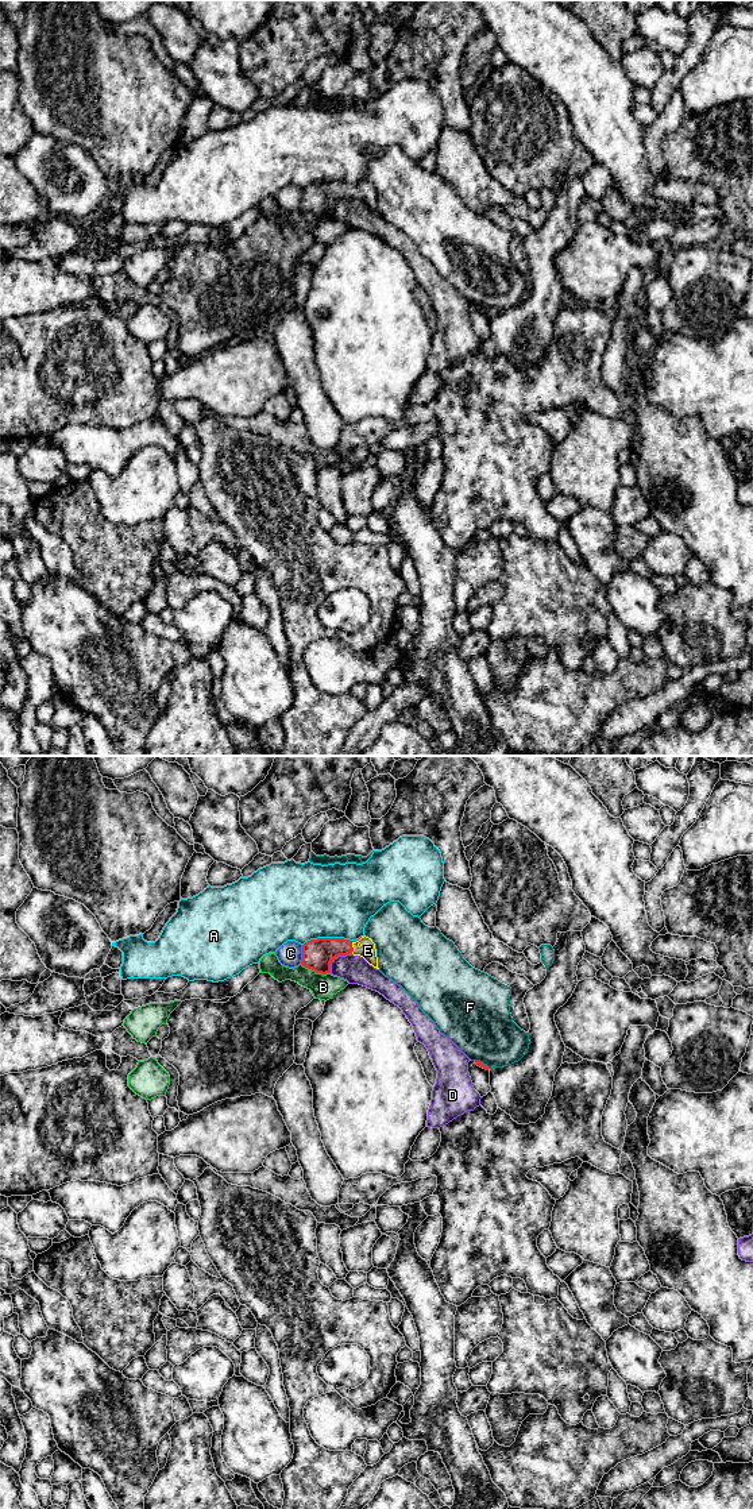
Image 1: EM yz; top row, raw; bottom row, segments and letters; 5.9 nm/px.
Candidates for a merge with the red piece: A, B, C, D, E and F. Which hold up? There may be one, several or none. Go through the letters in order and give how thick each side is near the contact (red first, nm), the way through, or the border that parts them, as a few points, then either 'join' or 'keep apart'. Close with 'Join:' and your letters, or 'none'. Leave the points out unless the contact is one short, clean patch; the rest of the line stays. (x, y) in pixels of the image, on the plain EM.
A: 190/440 nm | keep apart
B: 190/150 nm | keep apart
C: 190/140 nm | keep apart
D: 190/170 nm | keep apart
E: 190/100 nm | join
F: 30/380 nm | keep apart
Join: E

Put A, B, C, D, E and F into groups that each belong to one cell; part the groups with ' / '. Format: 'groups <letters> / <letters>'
groups A / B / C / D / E / F

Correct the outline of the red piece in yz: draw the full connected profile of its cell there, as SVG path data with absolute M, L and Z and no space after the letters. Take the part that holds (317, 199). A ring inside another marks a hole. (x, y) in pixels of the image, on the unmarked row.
M360 181L356 185L344 182L317 182L302 189L301 209L316 217L331 217L331 207L339 200L360 200L370 209L378 212L375 188L368 181Z

